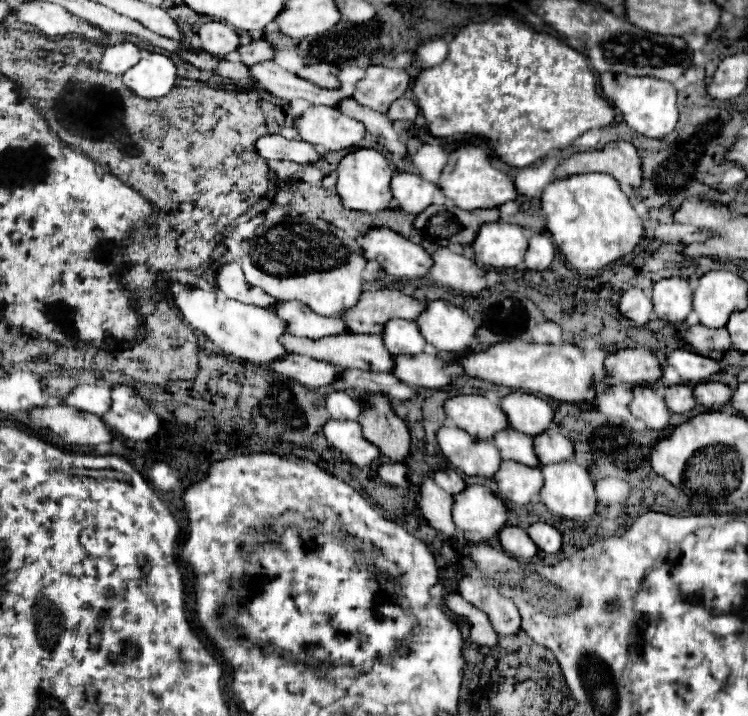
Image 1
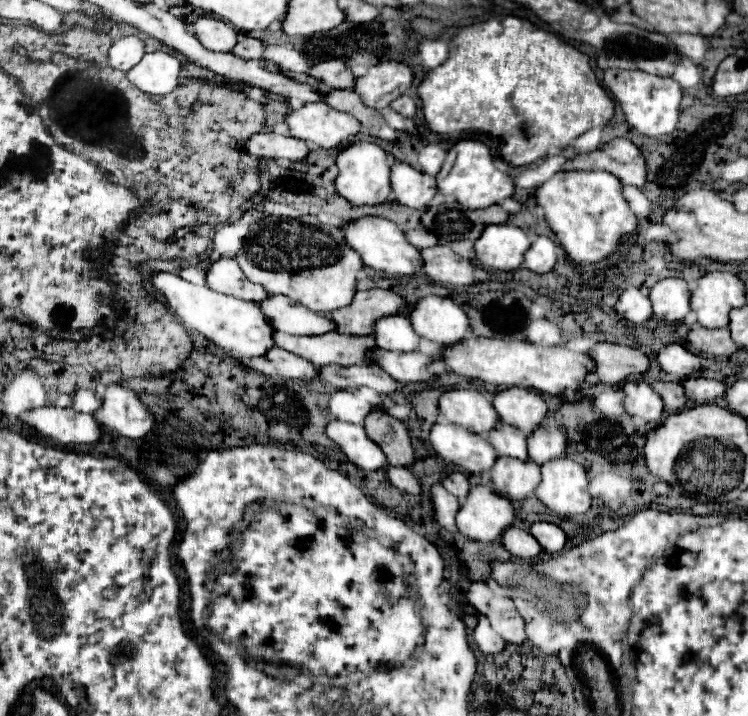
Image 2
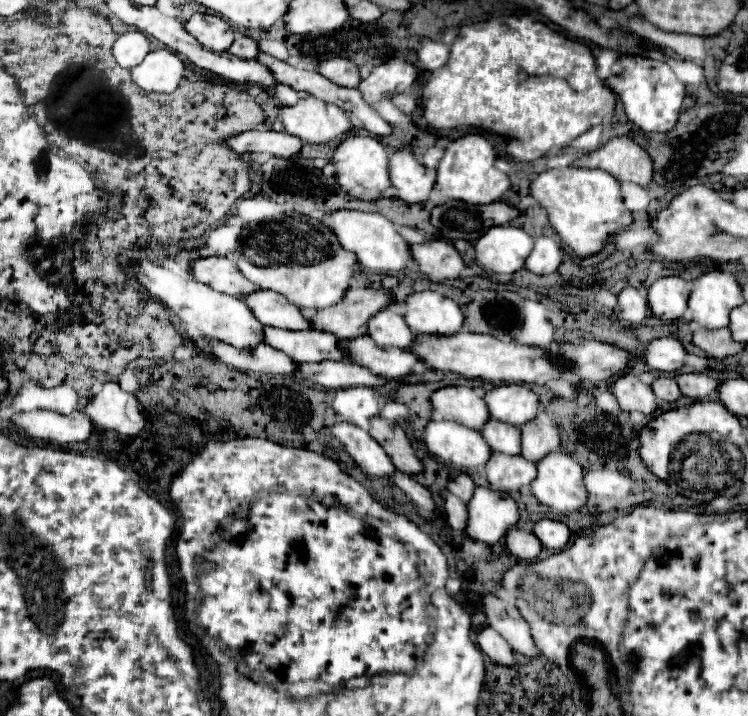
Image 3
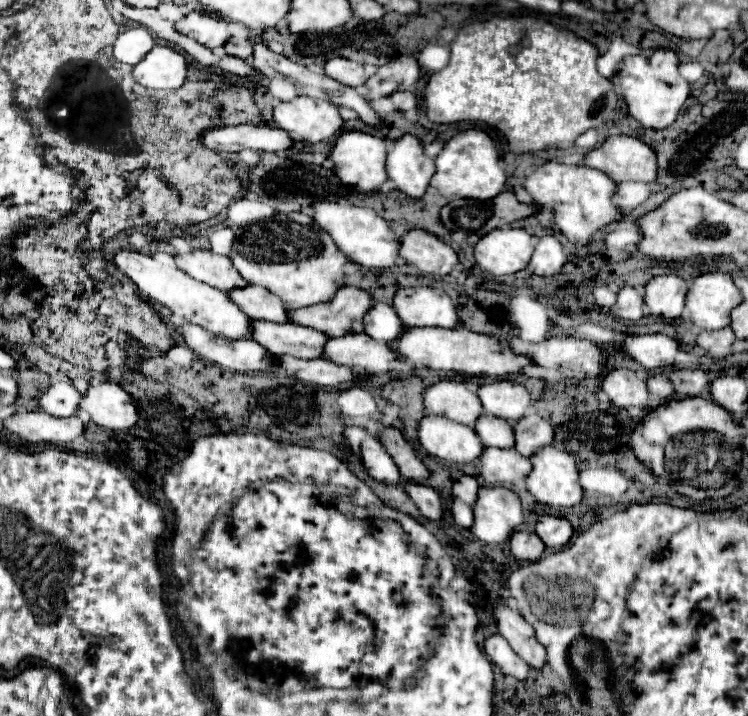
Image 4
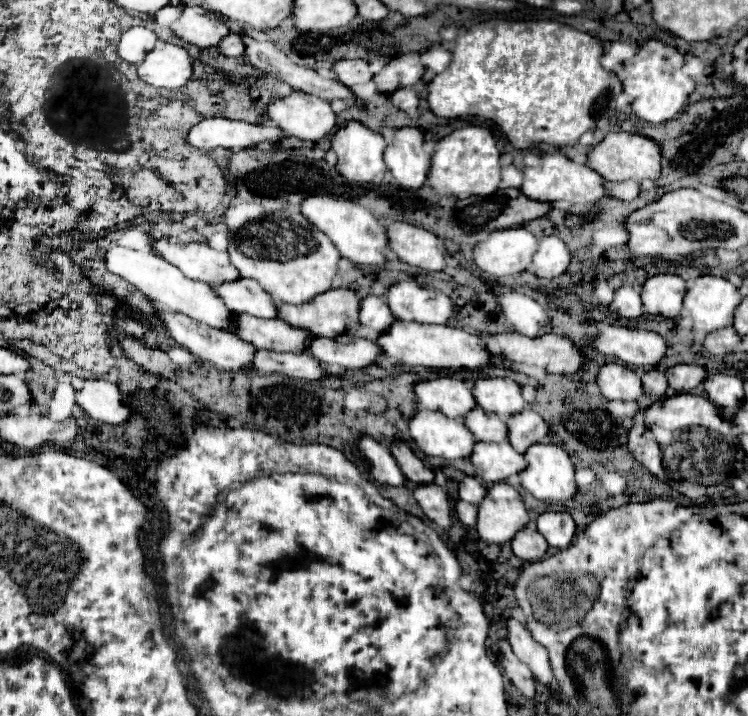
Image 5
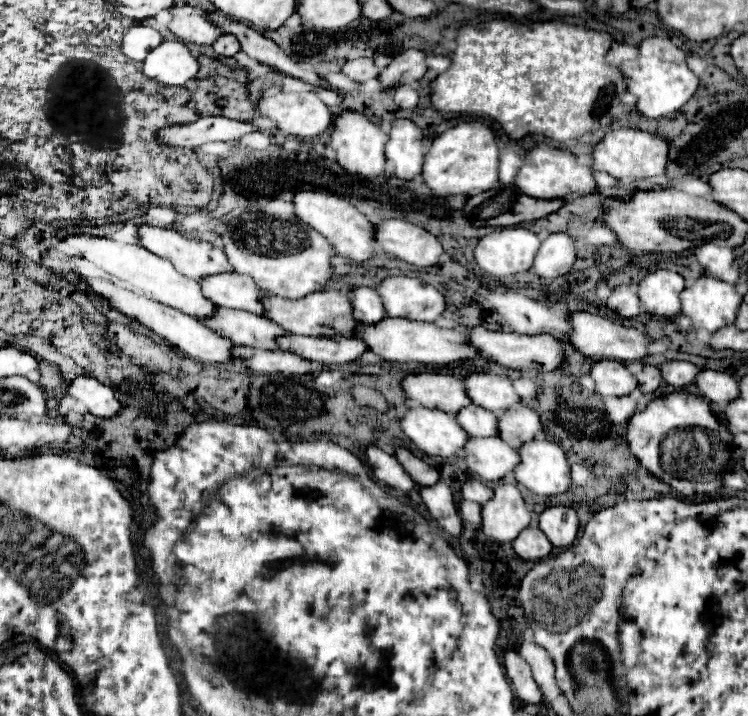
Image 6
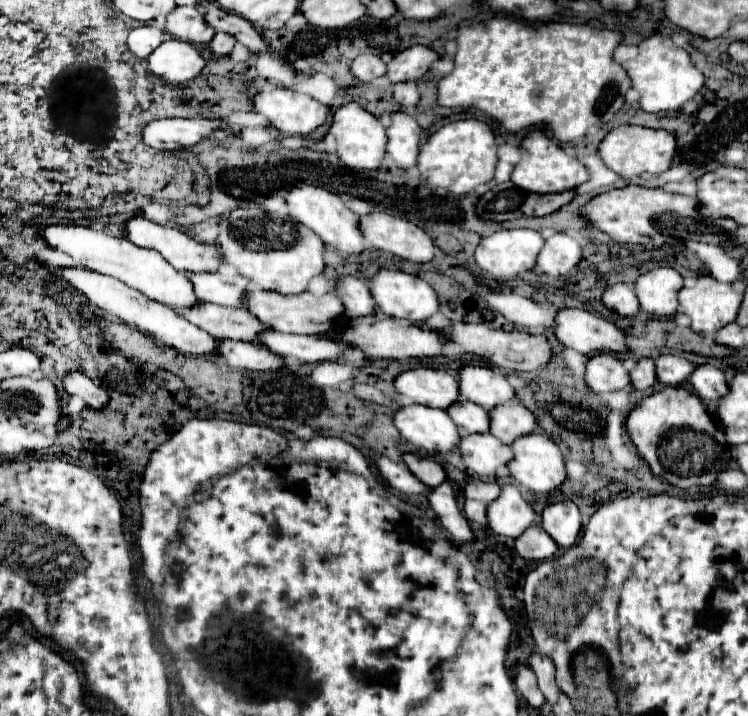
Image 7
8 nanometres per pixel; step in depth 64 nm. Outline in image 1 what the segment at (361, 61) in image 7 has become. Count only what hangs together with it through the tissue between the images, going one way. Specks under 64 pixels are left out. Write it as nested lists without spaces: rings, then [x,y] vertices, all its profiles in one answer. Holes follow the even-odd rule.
[[[314,64],[314,66],[304,66],[300,72],[296,72],[296,76],[310,80],[312,84],[326,88],[326,90],[336,90],[340,88],[340,80],[338,80],[338,66],[334,64]]]

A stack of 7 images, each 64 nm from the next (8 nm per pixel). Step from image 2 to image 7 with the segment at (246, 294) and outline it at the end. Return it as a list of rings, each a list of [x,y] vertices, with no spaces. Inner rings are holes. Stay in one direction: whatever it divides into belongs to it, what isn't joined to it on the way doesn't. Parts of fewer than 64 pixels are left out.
[[[134,216],[128,222],[124,222],[124,238],[130,240],[132,244],[140,246],[140,248],[154,248],[178,272],[184,272],[184,270],[188,270],[188,272],[214,272],[220,266],[220,260],[216,258],[216,248],[214,246],[200,244],[200,242],[192,240],[190,236],[174,230],[174,228],[168,228],[168,226],[162,226],[162,224],[154,224],[152,220],[146,220],[142,216]]]

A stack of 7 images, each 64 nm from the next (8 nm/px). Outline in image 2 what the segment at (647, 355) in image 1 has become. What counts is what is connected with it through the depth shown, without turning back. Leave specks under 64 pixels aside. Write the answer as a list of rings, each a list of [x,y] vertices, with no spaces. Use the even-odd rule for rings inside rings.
[[[598,342],[594,348],[590,348],[588,354],[596,362],[594,380],[602,384],[620,384],[634,380],[638,374],[646,374],[650,368],[650,358],[630,346]]]

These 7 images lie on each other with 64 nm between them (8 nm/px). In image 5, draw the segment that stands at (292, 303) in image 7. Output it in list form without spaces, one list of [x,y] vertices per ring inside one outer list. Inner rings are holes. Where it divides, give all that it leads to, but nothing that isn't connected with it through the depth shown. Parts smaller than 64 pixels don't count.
[[[334,288],[330,292],[324,292],[316,296],[314,300],[306,304],[278,304],[278,320],[284,320],[286,324],[294,328],[302,328],[306,332],[312,332],[316,336],[324,338],[336,338],[336,336],[352,336],[356,334],[360,322],[358,322],[358,304],[360,298],[354,290],[344,290],[344,288]]]

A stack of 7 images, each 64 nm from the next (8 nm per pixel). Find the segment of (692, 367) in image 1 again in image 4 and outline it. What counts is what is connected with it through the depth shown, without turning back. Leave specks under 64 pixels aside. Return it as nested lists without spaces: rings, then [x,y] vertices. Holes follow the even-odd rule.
[[[624,334],[620,350],[636,364],[644,366],[646,370],[662,368],[674,364],[674,356],[678,352],[676,340],[664,334]]]

